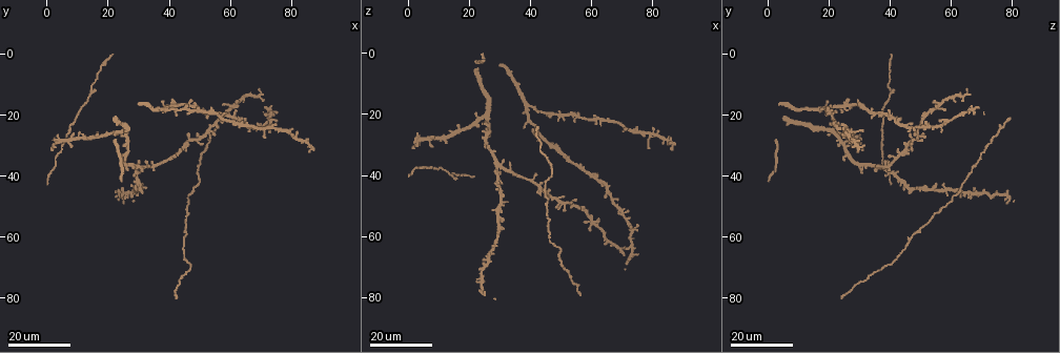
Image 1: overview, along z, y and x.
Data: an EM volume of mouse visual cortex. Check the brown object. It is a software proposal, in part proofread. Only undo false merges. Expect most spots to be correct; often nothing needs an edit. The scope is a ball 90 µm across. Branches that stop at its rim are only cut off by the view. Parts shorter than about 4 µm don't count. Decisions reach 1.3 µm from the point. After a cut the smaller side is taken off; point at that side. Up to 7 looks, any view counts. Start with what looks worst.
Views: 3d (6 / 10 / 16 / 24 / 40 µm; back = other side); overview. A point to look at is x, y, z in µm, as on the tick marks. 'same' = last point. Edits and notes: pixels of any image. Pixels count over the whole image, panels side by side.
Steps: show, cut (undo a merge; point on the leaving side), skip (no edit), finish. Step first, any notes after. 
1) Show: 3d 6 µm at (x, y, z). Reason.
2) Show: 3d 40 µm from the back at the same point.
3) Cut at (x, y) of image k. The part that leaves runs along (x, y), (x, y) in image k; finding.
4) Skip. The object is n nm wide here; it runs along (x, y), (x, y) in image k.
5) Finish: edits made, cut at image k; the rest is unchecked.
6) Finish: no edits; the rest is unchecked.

Show: 3d 24 µm at (79, 25, 26).

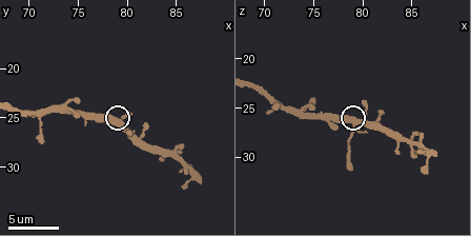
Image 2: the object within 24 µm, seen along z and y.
Show: 3d 10 µm at (79.2, 25.6, 26.6). Zoom in.

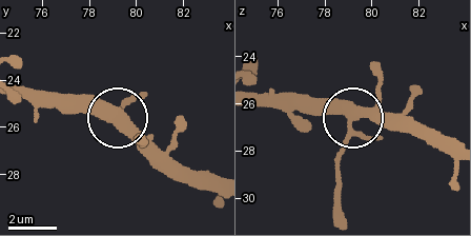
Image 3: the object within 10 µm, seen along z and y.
Skip. The object is 360 nm wide here; it runs along (257, 94), (324, 100), (347, 112), (347, 142), (335, 189) in image 3; one neuron here.

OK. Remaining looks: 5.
Show: 3d 24 µm at (56, 25, 76). Thin arm on a thick one.

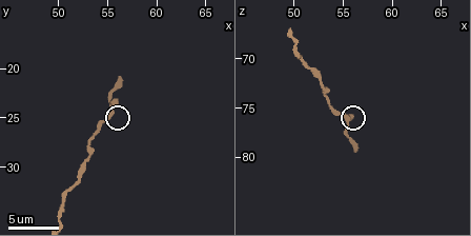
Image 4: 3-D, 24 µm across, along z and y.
Show: 3d 10 µm at (55.2, 24.4, 76.2). Zoom in.

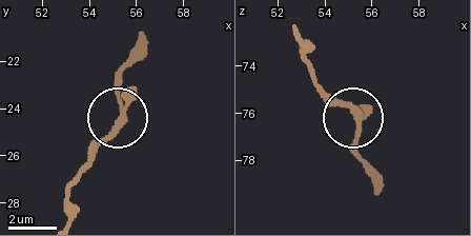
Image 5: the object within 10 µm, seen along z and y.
Skip. It runs along (298, 41), (315, 83), (354, 119), (359, 132), (352, 154) in image 5; continuous, no second neuron.

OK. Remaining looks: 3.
Show: 3d 24 µm at (39, 18, 18).

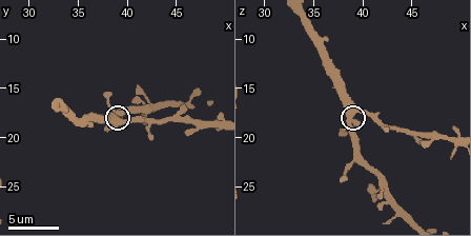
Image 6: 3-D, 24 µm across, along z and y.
Show: 3d 10 µm at (39.6, 18.4, 17.2).

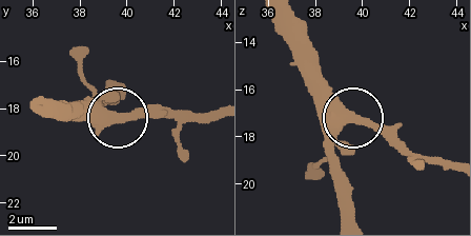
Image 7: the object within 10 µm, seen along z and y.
Skip. It runs along (351, 213), (351, 189), (333, 146), (348, 116), (305, 70) in image 7; continuous, no second neuron.

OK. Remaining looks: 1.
Finish: no edits; the rest is unchecked.

